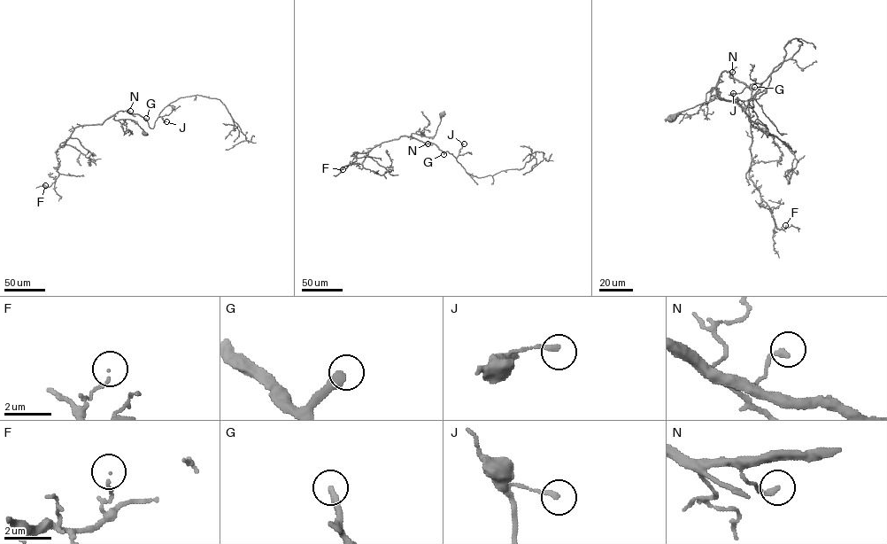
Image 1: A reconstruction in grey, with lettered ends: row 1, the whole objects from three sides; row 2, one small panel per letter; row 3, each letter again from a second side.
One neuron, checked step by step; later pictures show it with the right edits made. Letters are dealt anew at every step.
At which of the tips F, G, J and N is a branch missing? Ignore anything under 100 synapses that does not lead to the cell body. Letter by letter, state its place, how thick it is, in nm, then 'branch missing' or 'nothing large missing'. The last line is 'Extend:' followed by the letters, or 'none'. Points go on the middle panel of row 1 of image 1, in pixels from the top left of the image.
F: (343, 169) | 90 nm | nothing large missing
G: (443, 154) | 320 nm | branch missing
J: (464, 143) | 200 nm | nothing large missing
N: (428, 143) | 240 nm | nothing large missing
Extend: G

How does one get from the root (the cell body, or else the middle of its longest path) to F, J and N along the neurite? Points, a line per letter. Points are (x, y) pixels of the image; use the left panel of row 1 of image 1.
F: (143, 134), (134, 120), (113, 115), (102, 124), (79, 126), (56, 151), (58, 176), (45, 185)
J: (143, 134), (134, 120), (115, 120), (113, 114), (120, 111), (138, 113), (151, 128), (158, 116), (166, 121)
N: (143, 134), (134, 120), (114, 119), (113, 114), (118, 112), (130, 111)

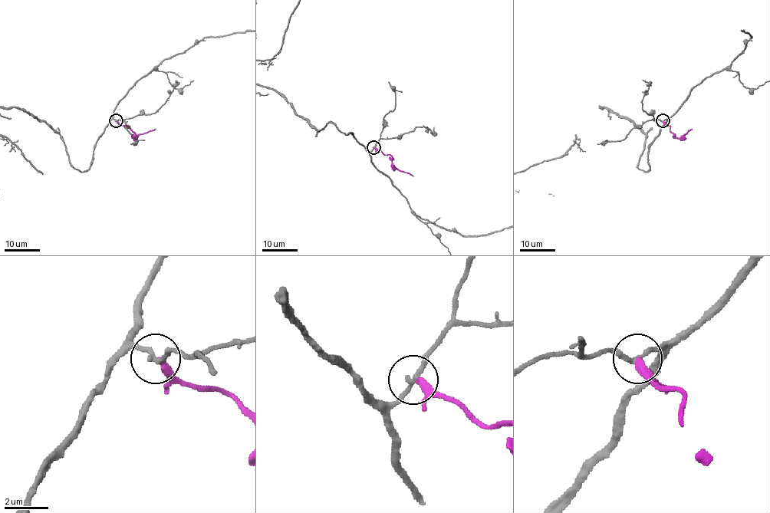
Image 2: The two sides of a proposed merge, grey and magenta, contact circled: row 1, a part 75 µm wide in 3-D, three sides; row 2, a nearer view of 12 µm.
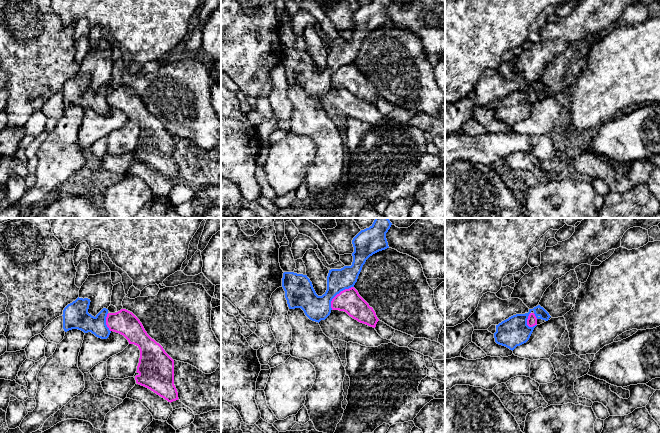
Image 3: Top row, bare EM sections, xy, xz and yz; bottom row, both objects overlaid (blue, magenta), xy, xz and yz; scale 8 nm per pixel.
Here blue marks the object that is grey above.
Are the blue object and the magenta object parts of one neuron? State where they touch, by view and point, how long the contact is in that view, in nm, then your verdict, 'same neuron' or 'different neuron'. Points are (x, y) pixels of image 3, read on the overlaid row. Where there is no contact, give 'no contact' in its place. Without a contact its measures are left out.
xz (337, 293) | 260 nm | different neuron

